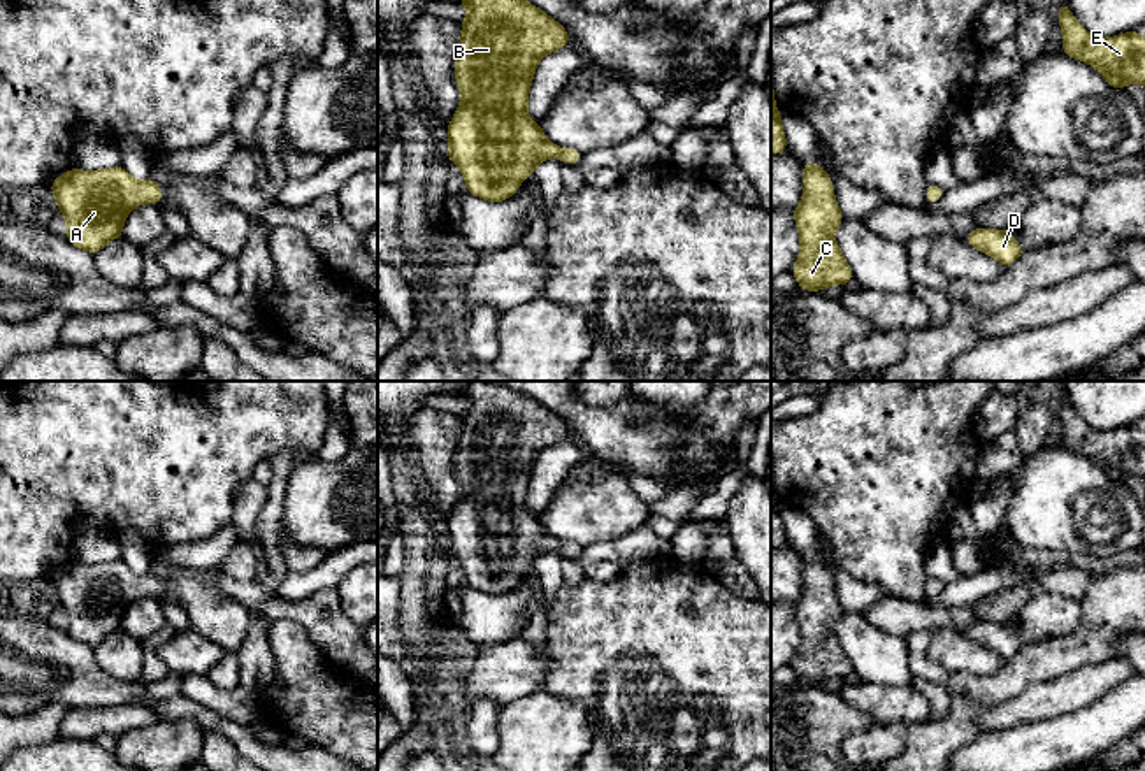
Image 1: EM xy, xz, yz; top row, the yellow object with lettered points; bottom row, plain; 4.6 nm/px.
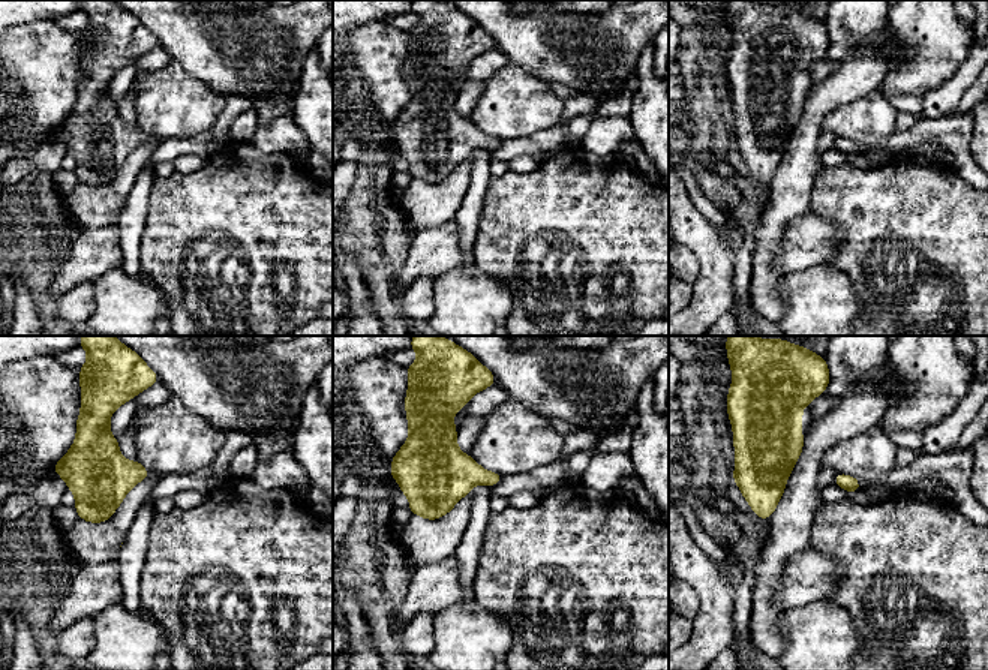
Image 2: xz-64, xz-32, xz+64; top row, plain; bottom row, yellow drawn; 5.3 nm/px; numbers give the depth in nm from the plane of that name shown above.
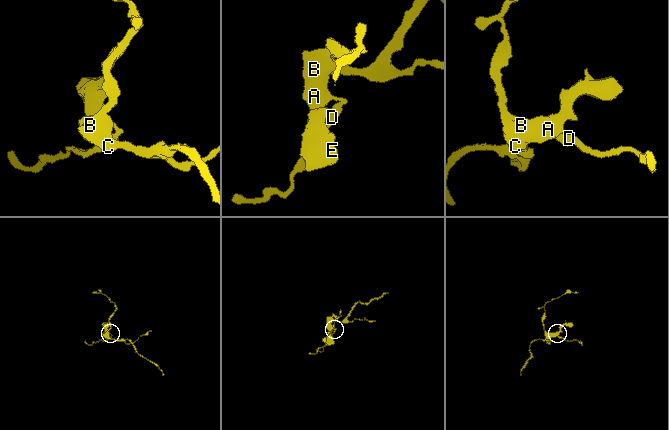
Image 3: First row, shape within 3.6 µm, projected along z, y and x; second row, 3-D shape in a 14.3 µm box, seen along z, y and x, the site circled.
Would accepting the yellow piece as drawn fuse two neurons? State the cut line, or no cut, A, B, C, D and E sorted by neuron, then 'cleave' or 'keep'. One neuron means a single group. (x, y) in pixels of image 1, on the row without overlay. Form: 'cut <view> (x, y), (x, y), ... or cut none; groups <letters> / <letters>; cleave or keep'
cut none; groups A B C D E; keep

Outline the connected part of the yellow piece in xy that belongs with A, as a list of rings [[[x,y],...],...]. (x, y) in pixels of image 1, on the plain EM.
[[[121,558],[102,564],[70,562],[49,581],[67,615],[67,632],[93,648],[123,629],[123,615],[133,601],[162,595],[158,574],[137,574]]]

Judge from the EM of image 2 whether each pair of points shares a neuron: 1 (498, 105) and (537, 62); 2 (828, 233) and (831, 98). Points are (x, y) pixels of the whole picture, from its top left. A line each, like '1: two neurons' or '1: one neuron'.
1: two neurons
2: two neurons

